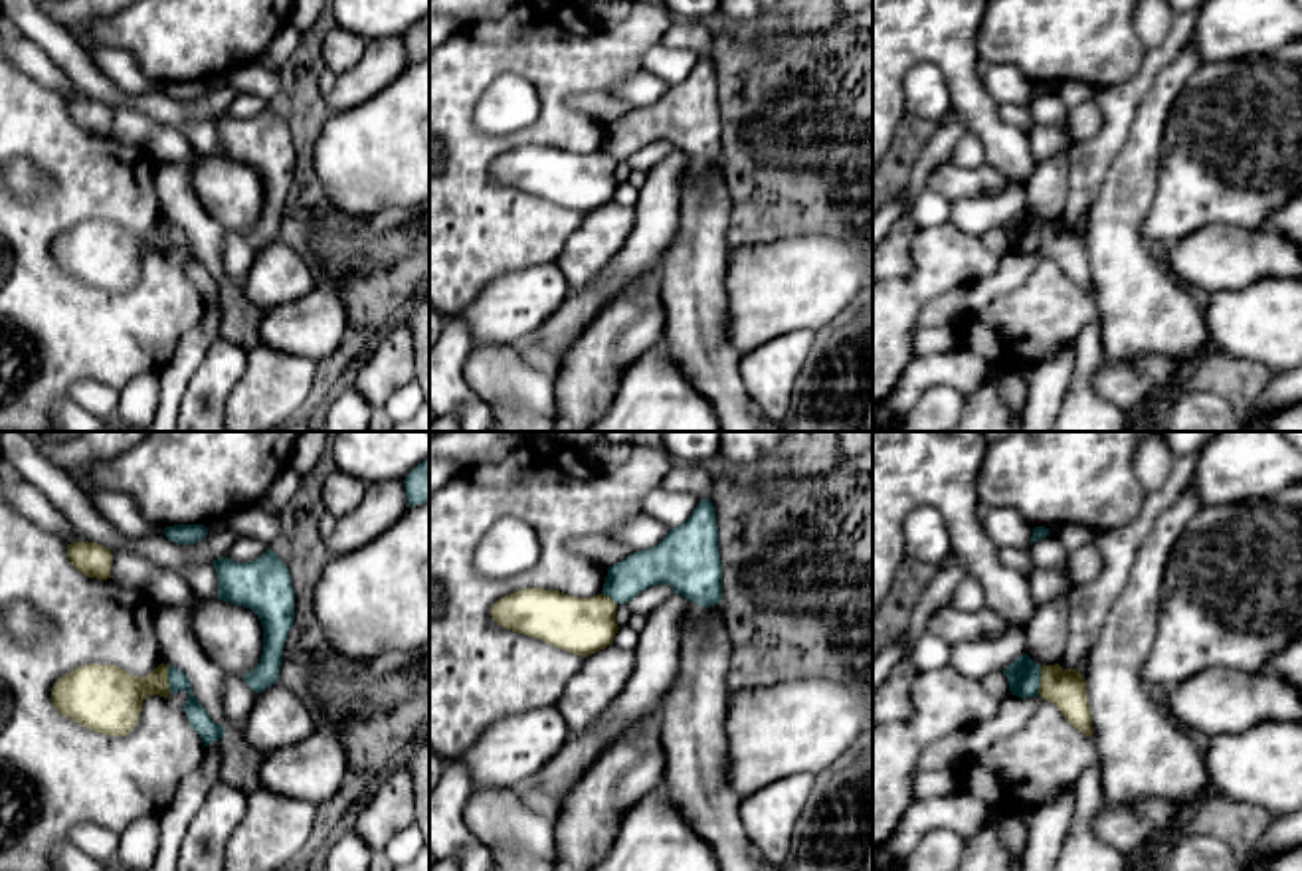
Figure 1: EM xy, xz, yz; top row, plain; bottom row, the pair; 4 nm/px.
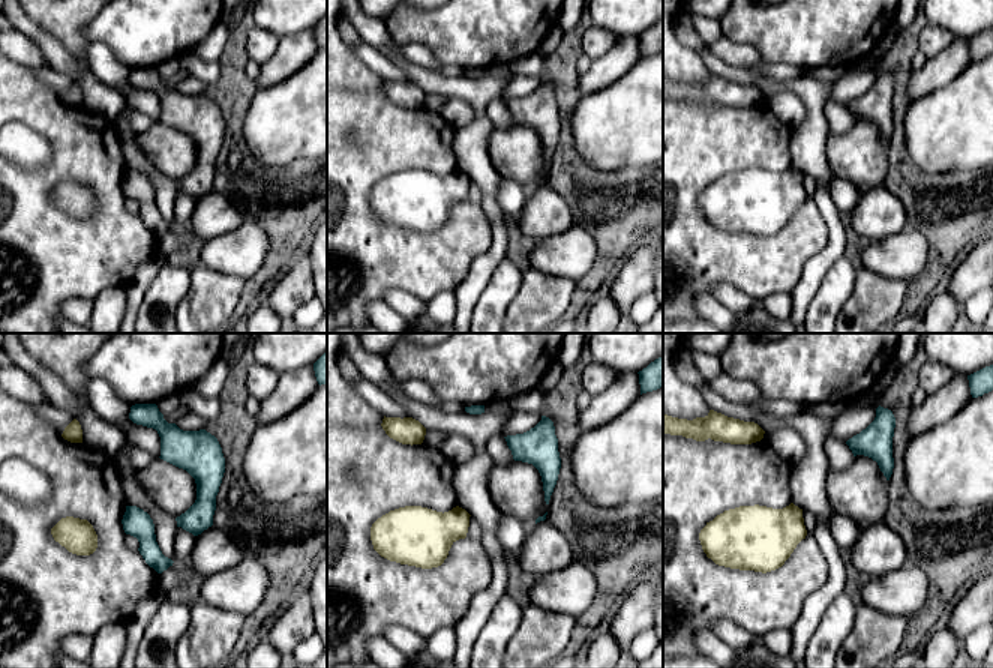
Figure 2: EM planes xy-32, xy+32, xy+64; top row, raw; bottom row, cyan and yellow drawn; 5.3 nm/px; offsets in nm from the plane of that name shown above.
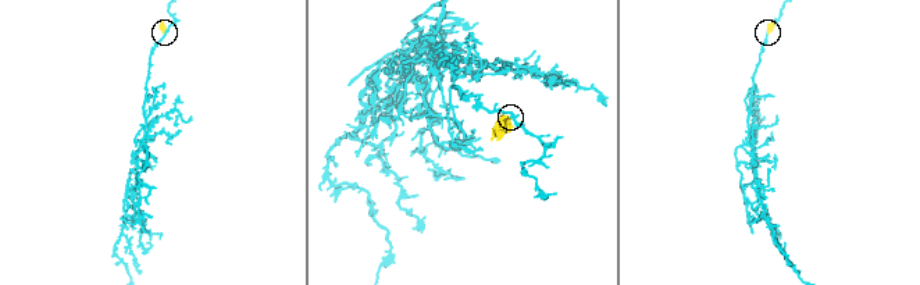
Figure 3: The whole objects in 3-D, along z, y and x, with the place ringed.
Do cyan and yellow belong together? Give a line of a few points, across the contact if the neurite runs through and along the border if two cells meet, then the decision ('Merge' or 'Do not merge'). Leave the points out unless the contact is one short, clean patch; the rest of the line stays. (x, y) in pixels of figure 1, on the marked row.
Line: xy (167, 666), (171, 691). Do not merge

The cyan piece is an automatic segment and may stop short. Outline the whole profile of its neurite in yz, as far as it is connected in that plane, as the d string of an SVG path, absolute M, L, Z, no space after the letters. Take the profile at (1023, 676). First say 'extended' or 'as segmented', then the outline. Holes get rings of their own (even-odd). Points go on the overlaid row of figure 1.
as segmented | M1027 653L1017 657L1005 671L1011 695L1021 699L1039 697L1041 665Z

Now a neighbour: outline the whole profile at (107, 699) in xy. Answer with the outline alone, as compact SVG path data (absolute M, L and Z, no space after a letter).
M89 663L65 673L51 689L63 717L109 736L125 736L137 726L148 695L170 695L168 665L133 677L117 665Z

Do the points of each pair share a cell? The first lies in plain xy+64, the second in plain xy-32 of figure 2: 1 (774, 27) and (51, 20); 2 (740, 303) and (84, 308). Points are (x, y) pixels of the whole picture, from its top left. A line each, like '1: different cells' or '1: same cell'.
1: different cells
2: same cell

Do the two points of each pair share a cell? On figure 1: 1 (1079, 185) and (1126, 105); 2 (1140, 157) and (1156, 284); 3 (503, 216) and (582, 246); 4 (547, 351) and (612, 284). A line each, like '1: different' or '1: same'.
1: same
2: same
3: different
4: same

